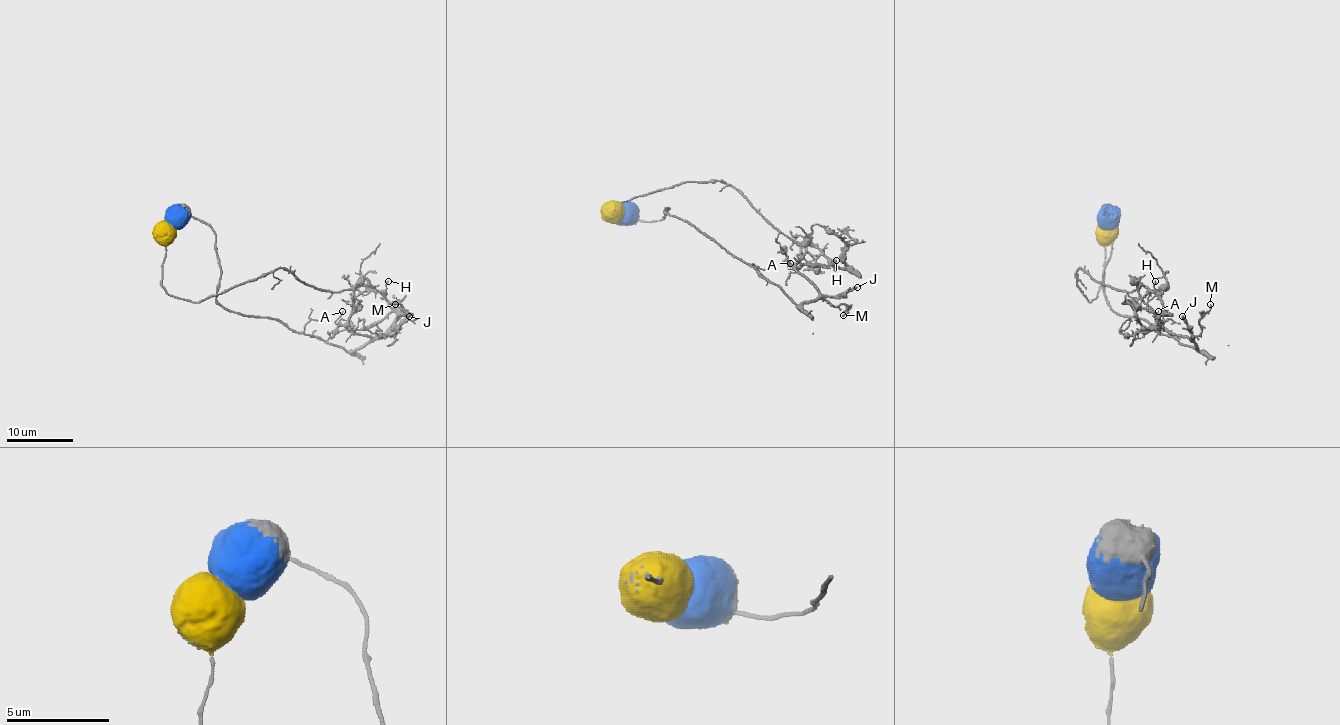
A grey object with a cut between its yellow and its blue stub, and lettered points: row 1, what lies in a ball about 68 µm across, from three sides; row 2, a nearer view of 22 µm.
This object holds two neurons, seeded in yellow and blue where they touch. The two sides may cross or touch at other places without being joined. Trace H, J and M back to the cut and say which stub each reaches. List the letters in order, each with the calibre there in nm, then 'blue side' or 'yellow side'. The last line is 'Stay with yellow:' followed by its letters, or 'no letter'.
H: 130 nm thick; yellow side
J: 240 nm thick; blue side
M: 120 nm thick; blue side
Stay with yellow: H

